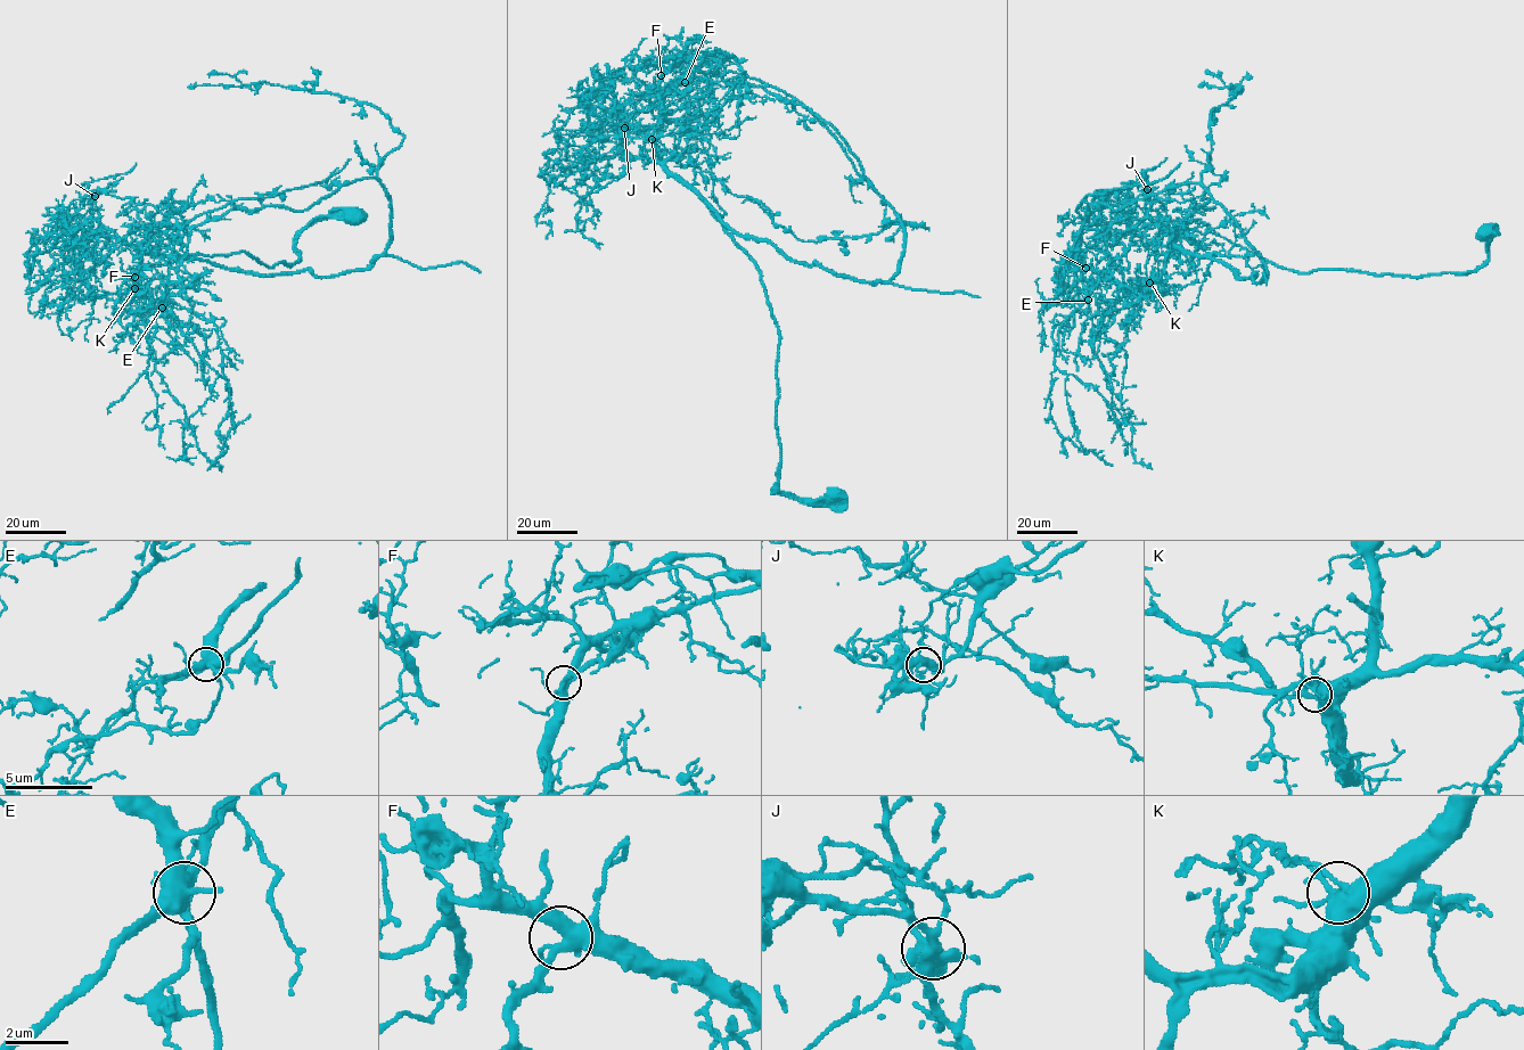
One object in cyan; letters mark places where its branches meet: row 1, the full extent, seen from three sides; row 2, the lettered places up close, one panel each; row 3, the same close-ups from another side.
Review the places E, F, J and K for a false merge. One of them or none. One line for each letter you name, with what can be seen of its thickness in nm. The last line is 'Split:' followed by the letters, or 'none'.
E: Thickness 500 nm
Split: E

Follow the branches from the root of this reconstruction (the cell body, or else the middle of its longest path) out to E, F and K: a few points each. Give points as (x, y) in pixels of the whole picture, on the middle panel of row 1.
E: (836, 495), (773, 493), (779, 329), (767, 289), (756, 263), (657, 155), (661, 98), (685, 81)
F: (836, 495), (828, 492), (797, 500), (773, 493), (780, 477), (778, 326), (756, 263), (657, 155), (661, 75)
K: (836, 495), (773, 493), (779, 329), (767, 289), (756, 263), (672, 174), (652, 139)

